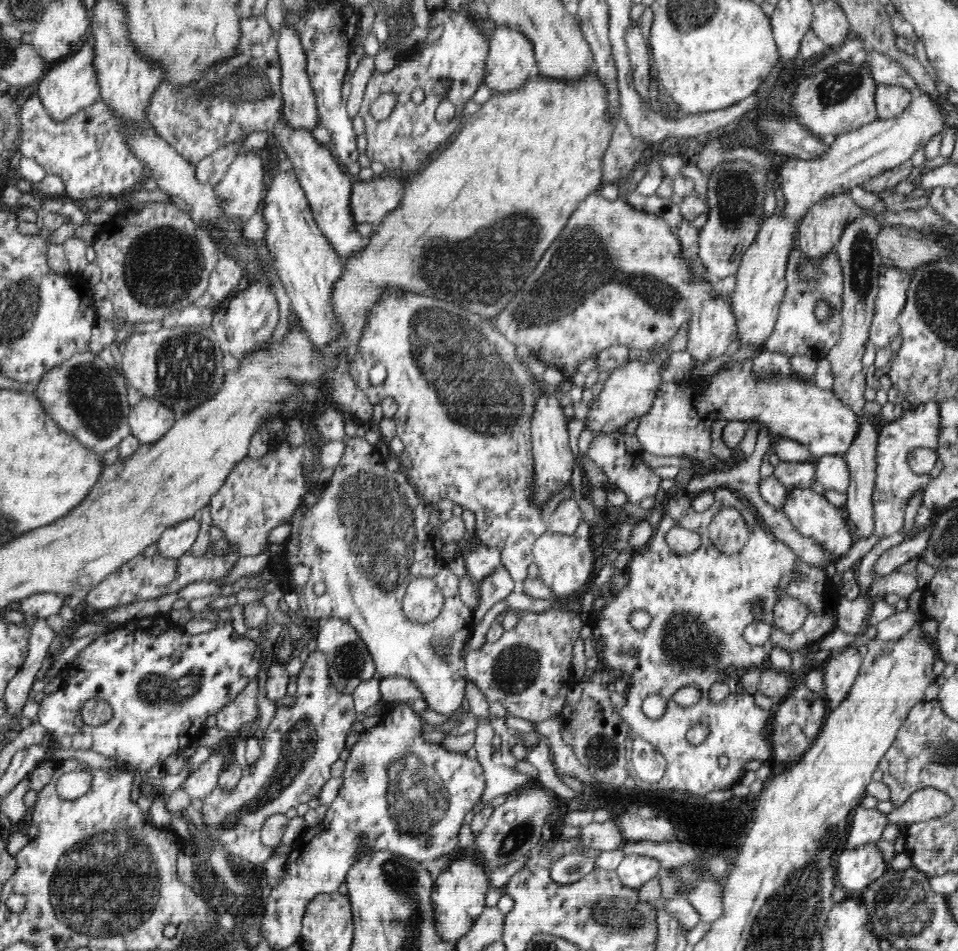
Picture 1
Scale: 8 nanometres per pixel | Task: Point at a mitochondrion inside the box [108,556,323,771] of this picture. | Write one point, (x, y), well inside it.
(154, 689)

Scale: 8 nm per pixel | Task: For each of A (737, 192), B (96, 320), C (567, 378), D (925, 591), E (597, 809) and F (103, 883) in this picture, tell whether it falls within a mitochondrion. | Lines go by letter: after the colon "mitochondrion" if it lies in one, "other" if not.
A: mitochondrion
B: other
C: other
D: other
E: other
F: mitochondrion

